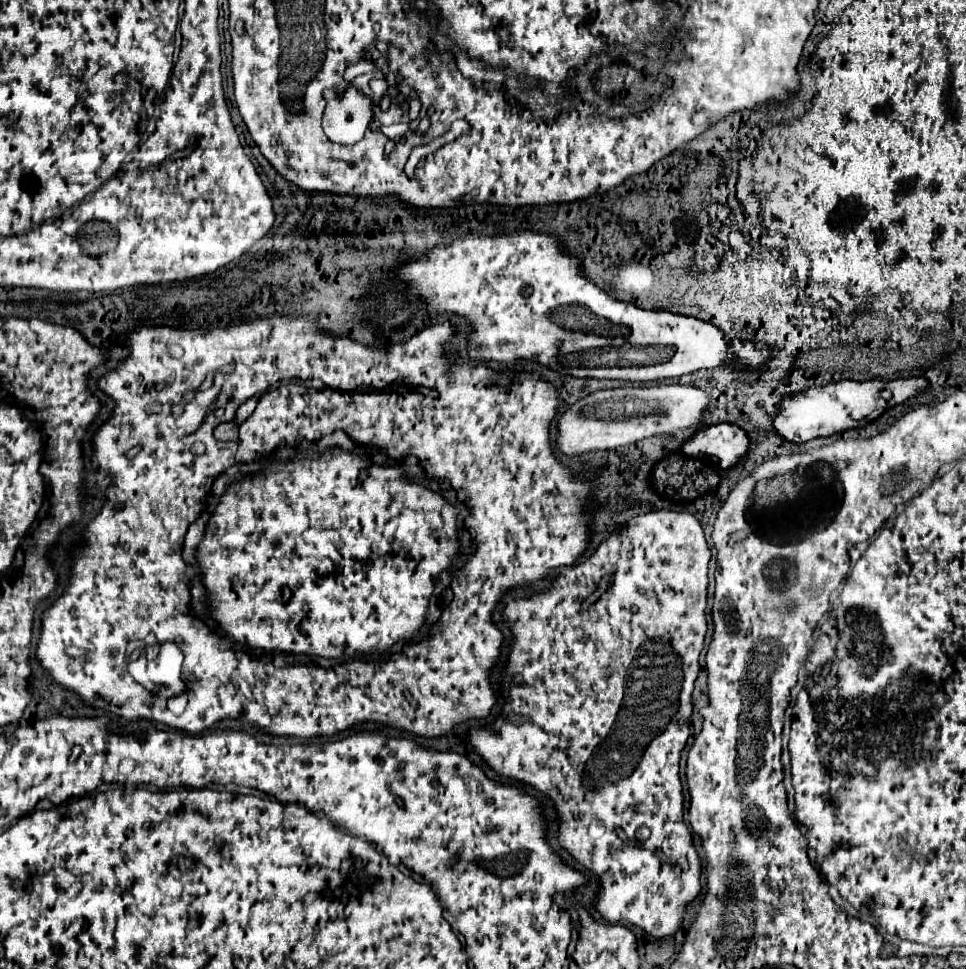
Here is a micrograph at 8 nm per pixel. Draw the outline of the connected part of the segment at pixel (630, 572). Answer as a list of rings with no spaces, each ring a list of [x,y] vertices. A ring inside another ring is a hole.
[[[671,509],[649,511],[645,515],[631,519],[621,533],[611,533],[607,539],[603,539],[587,561],[569,566],[569,569],[561,569],[561,573],[553,579],[553,583],[545,591],[537,591],[529,597],[515,597],[507,601],[503,609],[503,621],[509,627],[513,641],[509,647],[509,657],[503,673],[519,675],[523,683],[519,683],[519,689],[513,689],[513,693],[509,693],[509,699],[505,691],[501,705],[503,717],[495,717],[487,727],[471,727],[467,733],[473,751],[499,777],[531,785],[553,801],[553,809],[559,817],[557,841],[561,849],[565,849],[571,857],[575,857],[575,861],[579,861],[585,869],[589,869],[599,879],[599,891],[593,901],[595,911],[609,923],[629,921],[631,925],[643,929],[649,937],[655,939],[669,937],[679,929],[685,905],[691,899],[695,899],[701,891],[701,883],[699,883],[701,861],[693,847],[693,839],[683,823],[683,785],[679,781],[679,759],[689,739],[691,693],[699,673],[699,653],[703,649],[703,639],[707,631],[705,605],[707,605],[709,559],[711,559],[711,551],[703,537],[701,523],[691,513],[671,511]],[[603,579],[607,579],[605,589],[599,587]]]

